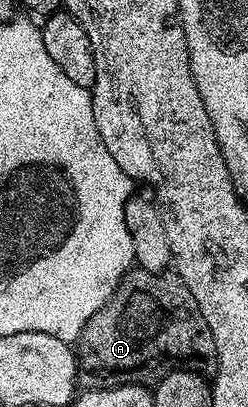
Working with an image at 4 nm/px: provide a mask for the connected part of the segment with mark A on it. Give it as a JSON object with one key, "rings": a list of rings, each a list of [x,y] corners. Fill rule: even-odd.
{"rings":[[[140,268],[130,269],[113,289],[113,294],[105,301],[103,308],[87,320],[79,339],[79,362],[93,374],[114,374],[114,379],[129,384],[156,384],[171,370],[184,368],[196,370],[198,374],[212,375],[217,369],[217,349],[211,332],[195,304],[195,296],[183,284],[176,272],[156,274]]]}

